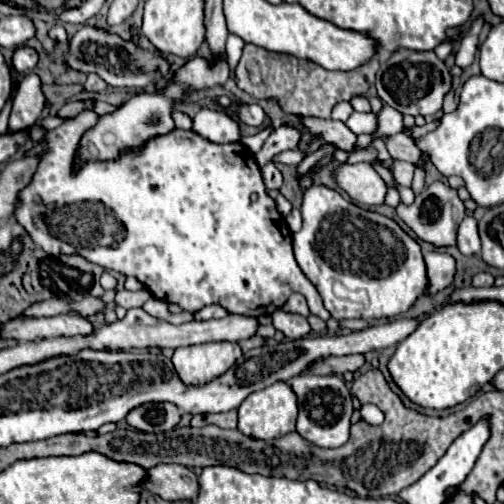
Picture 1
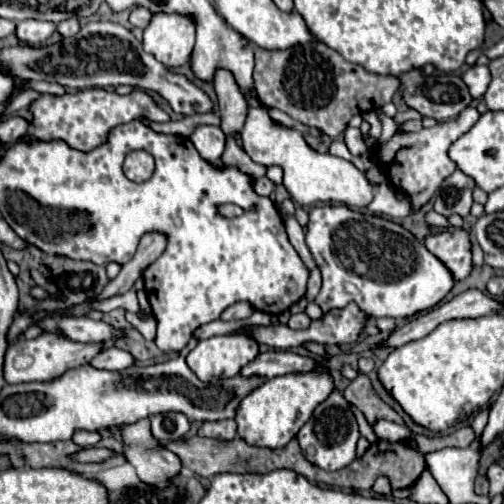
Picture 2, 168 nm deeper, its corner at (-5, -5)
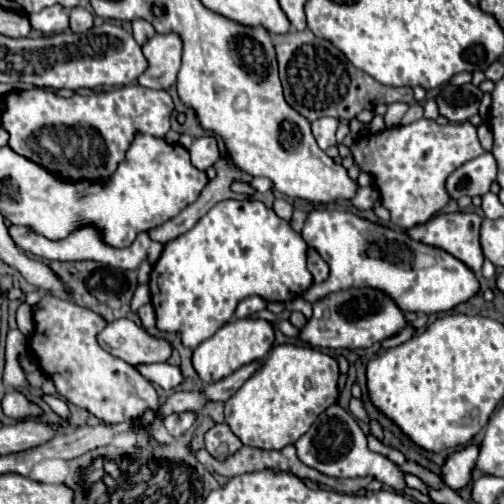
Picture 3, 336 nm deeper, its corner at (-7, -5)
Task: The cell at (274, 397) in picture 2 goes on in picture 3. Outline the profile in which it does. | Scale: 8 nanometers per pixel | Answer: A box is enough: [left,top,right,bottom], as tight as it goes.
[226,345,338,449]

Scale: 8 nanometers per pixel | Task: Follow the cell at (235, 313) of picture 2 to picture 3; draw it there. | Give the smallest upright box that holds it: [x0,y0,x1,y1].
[236,295,266,317]

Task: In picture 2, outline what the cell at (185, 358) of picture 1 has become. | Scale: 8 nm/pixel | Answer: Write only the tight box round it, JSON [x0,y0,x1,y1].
[186,335,258,383]

